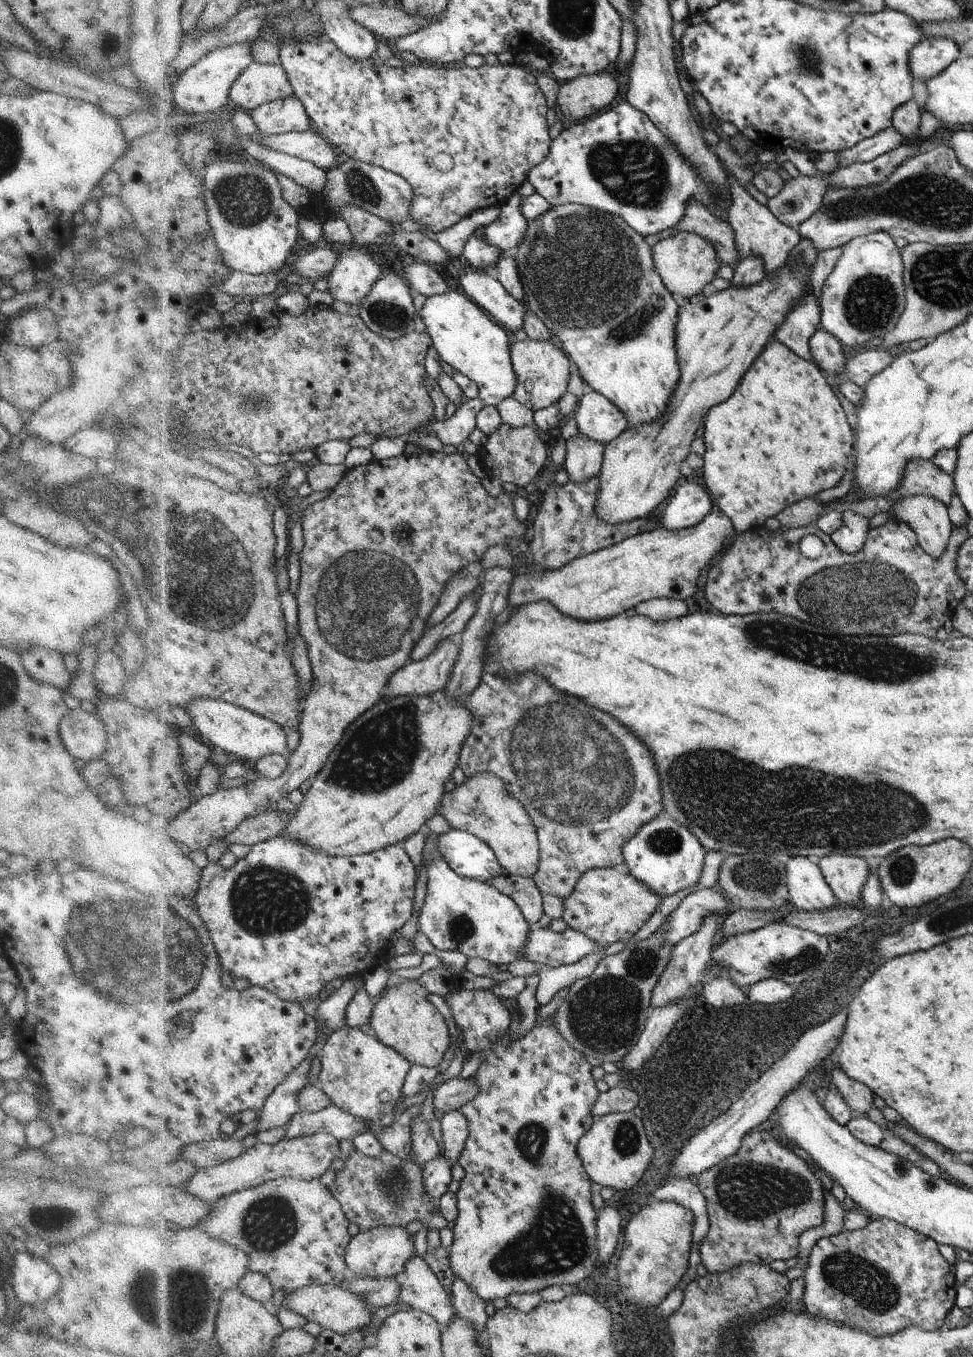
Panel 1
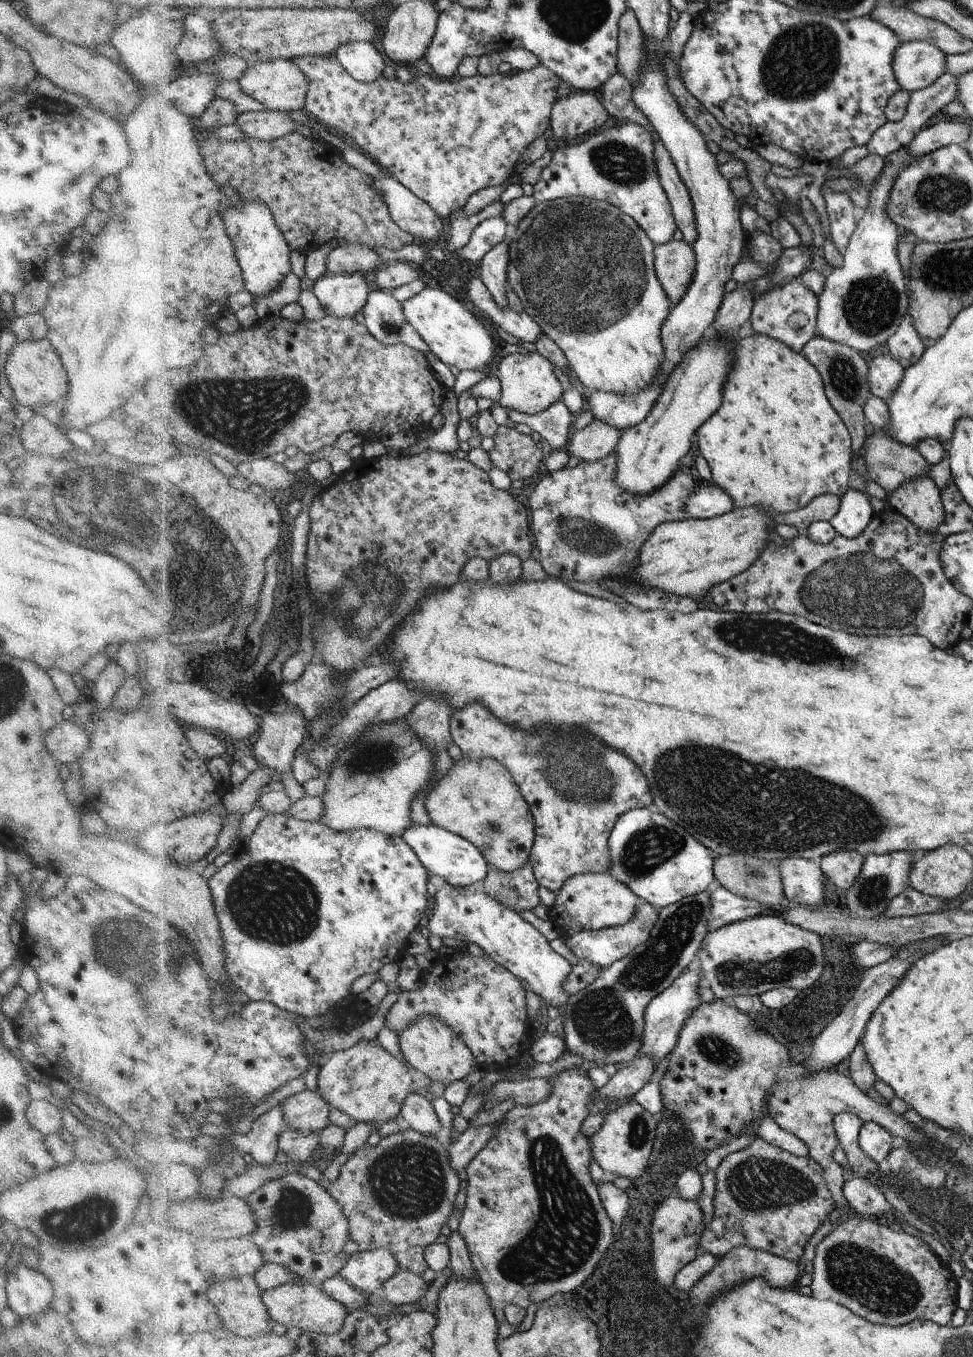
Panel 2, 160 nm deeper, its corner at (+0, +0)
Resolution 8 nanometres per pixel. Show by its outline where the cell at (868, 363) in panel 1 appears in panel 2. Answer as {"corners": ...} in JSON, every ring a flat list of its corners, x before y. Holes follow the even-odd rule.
{"corners":[[878,356,868,363,867,379,871,394,887,401,899,387,905,368,891,356]]}

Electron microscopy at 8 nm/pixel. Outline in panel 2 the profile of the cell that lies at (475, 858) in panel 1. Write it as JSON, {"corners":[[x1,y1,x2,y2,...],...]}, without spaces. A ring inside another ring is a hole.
{"corners":[[434,823,428,825,410,825,403,834,407,843,414,852,417,852,422,864,430,869,432,875,444,878,446,883,452,887,474,888,478,887,489,874,490,864,485,859,481,849,465,837,457,833,440,828]]}

